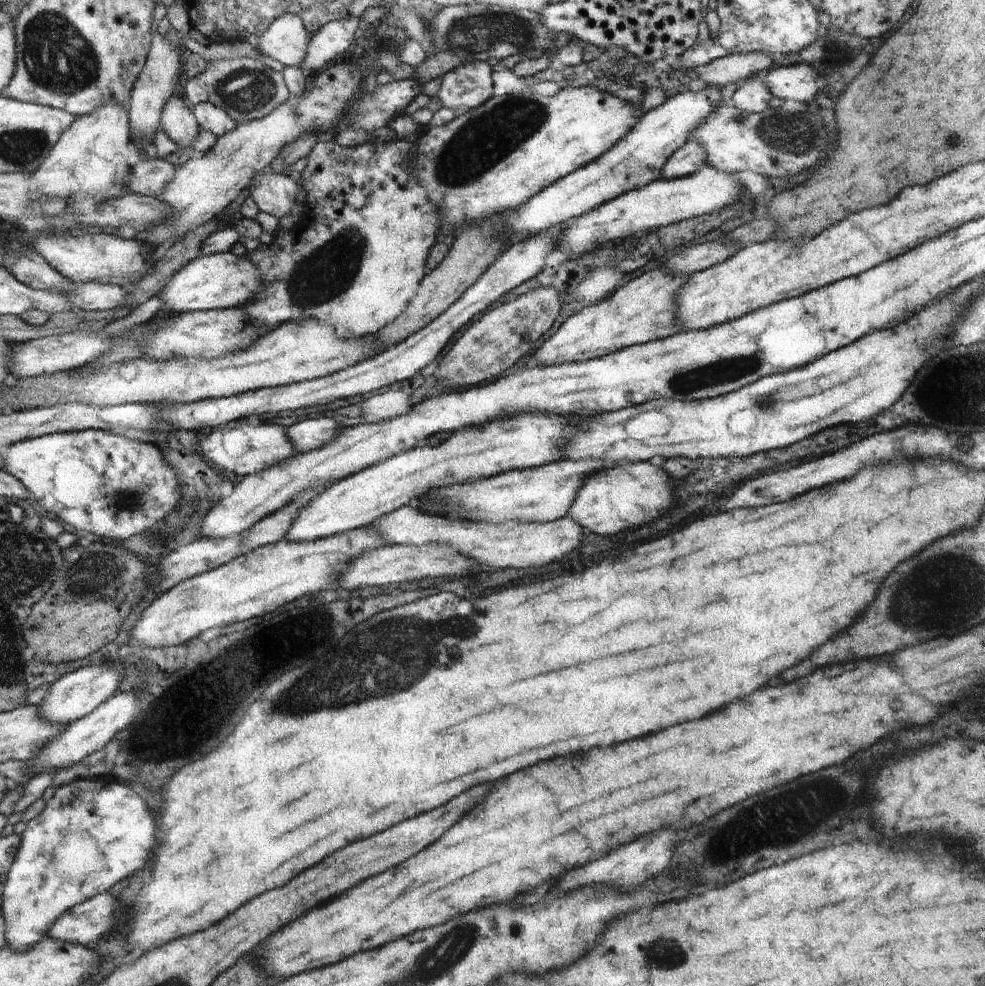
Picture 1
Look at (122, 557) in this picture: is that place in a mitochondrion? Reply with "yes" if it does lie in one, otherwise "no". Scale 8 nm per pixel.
yes

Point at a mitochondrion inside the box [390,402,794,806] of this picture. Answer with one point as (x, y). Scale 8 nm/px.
(512, 426)

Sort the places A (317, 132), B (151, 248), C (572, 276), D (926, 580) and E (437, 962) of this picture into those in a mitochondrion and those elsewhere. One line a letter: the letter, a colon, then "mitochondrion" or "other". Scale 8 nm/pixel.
A: other
B: other
C: other
D: mitochondrion
E: mitochondrion

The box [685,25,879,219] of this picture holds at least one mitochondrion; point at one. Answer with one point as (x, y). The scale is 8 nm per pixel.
(779, 132)

